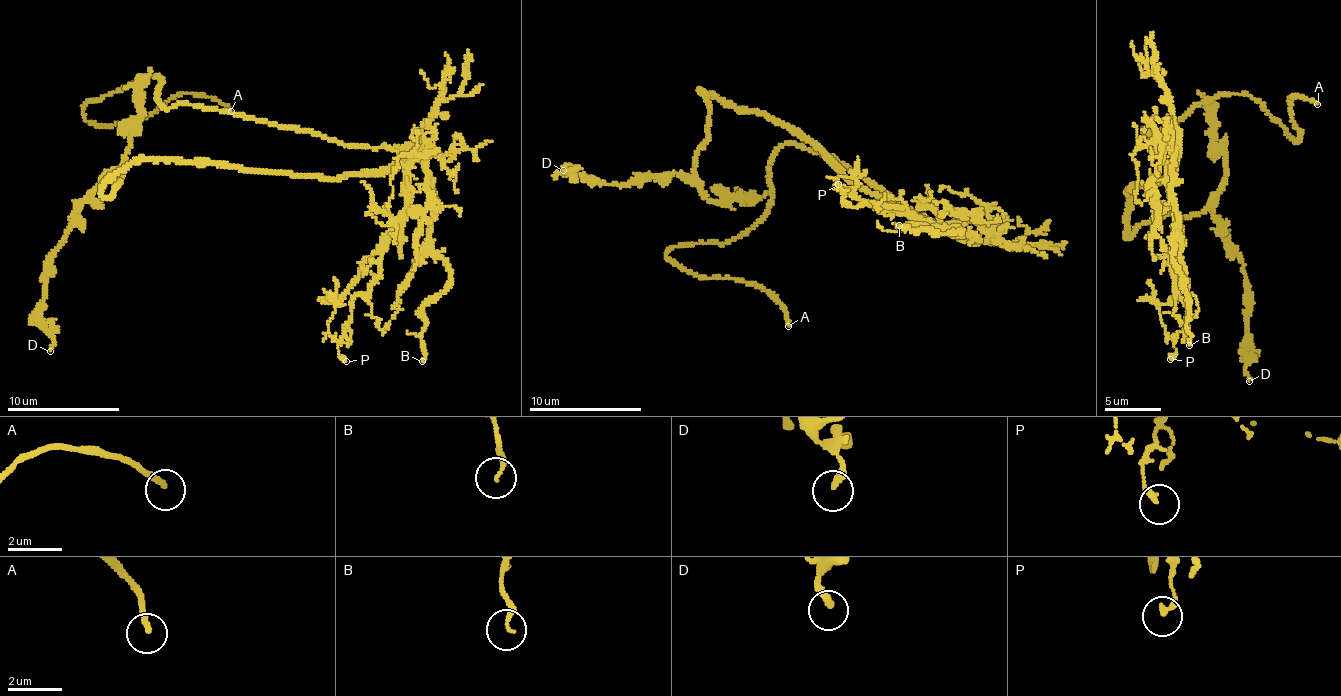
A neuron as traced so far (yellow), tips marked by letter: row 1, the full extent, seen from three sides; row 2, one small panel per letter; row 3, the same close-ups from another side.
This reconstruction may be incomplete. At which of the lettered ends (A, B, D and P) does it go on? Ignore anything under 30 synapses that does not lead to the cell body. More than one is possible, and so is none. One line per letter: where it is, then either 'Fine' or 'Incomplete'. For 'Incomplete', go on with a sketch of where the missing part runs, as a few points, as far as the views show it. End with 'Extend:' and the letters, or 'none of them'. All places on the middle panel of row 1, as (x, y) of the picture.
A: Place: (788, 326). Incomplete. Course of what is missing: (788, 326), (812, 364), (812, 384), (822, 394)
B: Place: (899, 225). Fine
D: Place: (563, 170). Fine
P: Place: (838, 184). Fine
Extend: A

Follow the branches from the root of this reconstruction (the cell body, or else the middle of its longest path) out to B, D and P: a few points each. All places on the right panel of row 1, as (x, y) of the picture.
B: (1174, 148), (1172, 204), (1177, 232), (1172, 260), (1182, 273), (1188, 297), (1189, 345)
D: (1174, 148), (1167, 183), (1128, 192), (1126, 234), (1213, 209), (1247, 283), (1249, 381)
P: (1174, 148), (1170, 156), (1160, 156), (1176, 224), (1170, 271), (1186, 305), (1187, 322), (1170, 359)

